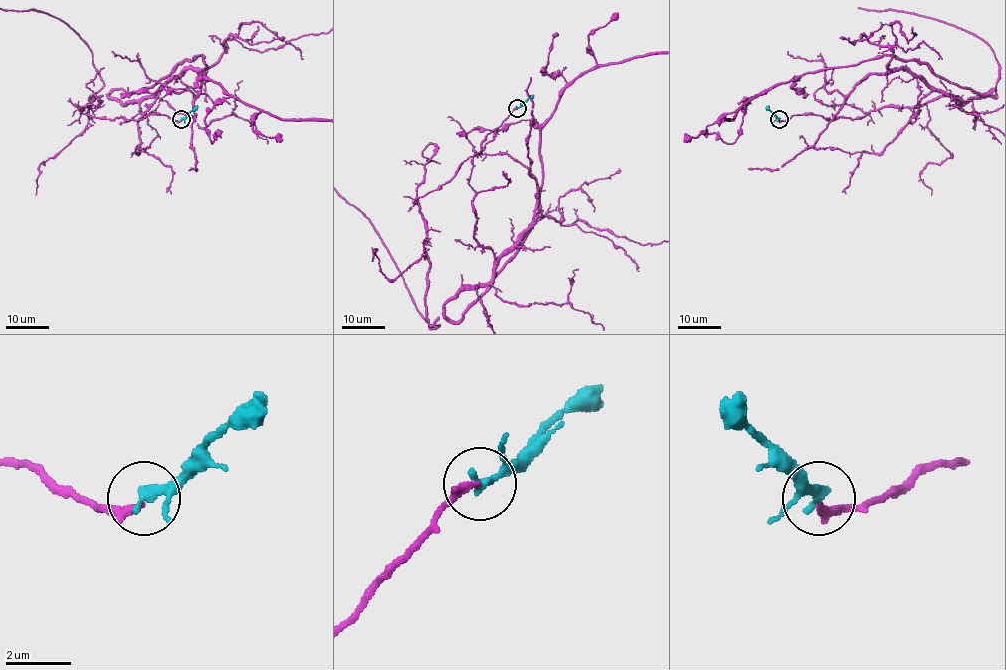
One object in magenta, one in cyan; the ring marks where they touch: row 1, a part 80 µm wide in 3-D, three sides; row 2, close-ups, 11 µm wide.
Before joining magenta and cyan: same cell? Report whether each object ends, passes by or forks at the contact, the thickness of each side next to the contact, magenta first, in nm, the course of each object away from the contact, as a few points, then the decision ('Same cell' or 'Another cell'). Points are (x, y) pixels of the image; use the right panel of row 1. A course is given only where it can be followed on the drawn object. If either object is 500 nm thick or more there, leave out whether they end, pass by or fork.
At the ring magenta ends. At the ring cyan passes by. Thickness 240 nm (magenta) against 240 nm. Course of magenta: (779, 119), (990, 97), (998, 64), (945, 22), (854, 8). Course of cyan: (779, 119), (766, 107). Another cell

